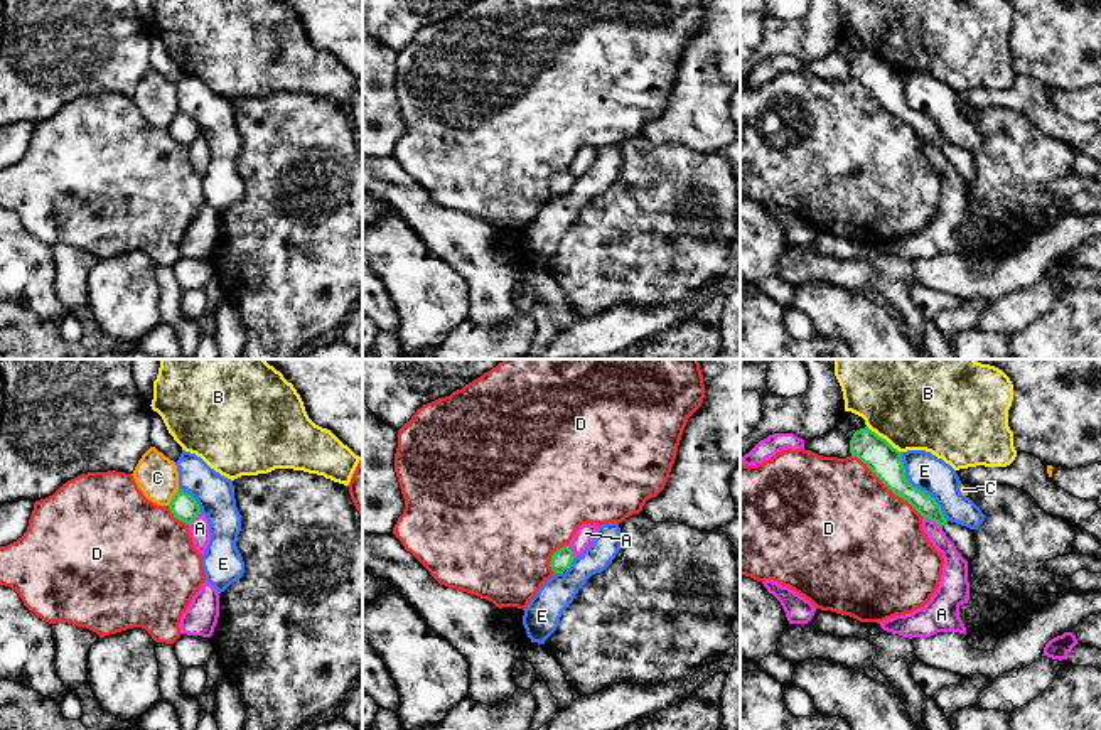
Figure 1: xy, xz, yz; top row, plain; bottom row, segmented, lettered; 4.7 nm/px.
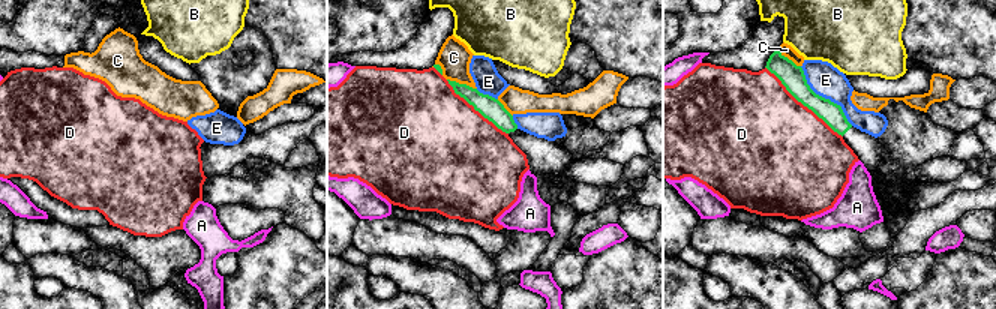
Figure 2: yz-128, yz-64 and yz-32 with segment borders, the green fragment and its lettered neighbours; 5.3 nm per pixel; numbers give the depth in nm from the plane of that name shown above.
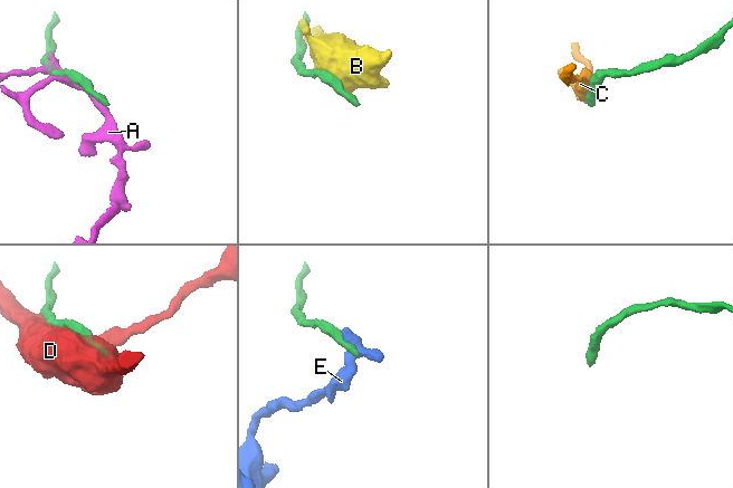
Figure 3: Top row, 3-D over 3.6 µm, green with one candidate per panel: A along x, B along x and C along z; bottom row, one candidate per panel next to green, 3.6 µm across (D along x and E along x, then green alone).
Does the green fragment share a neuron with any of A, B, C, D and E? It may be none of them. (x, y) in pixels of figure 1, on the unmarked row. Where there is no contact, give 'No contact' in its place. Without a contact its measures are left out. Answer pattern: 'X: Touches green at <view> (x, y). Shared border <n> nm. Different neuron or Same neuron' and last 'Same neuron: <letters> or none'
A: Touches green at yz (933, 142). Shared border 120 nm. Different neuron
B: Touches green at yz (884, 61). Shared border 200 nm. Different neuron
C: Touches green at xy (172, 120). Shared border 100 nm. Different neuron
D: Touches green at yz (887, 108). Shared border 440 nm. Different neuron
E: Touches green at yz (916, 110). Shared border 400 nm. Different neuron
Same neuron: none

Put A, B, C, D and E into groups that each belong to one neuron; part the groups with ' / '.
A / B / C / D / E

